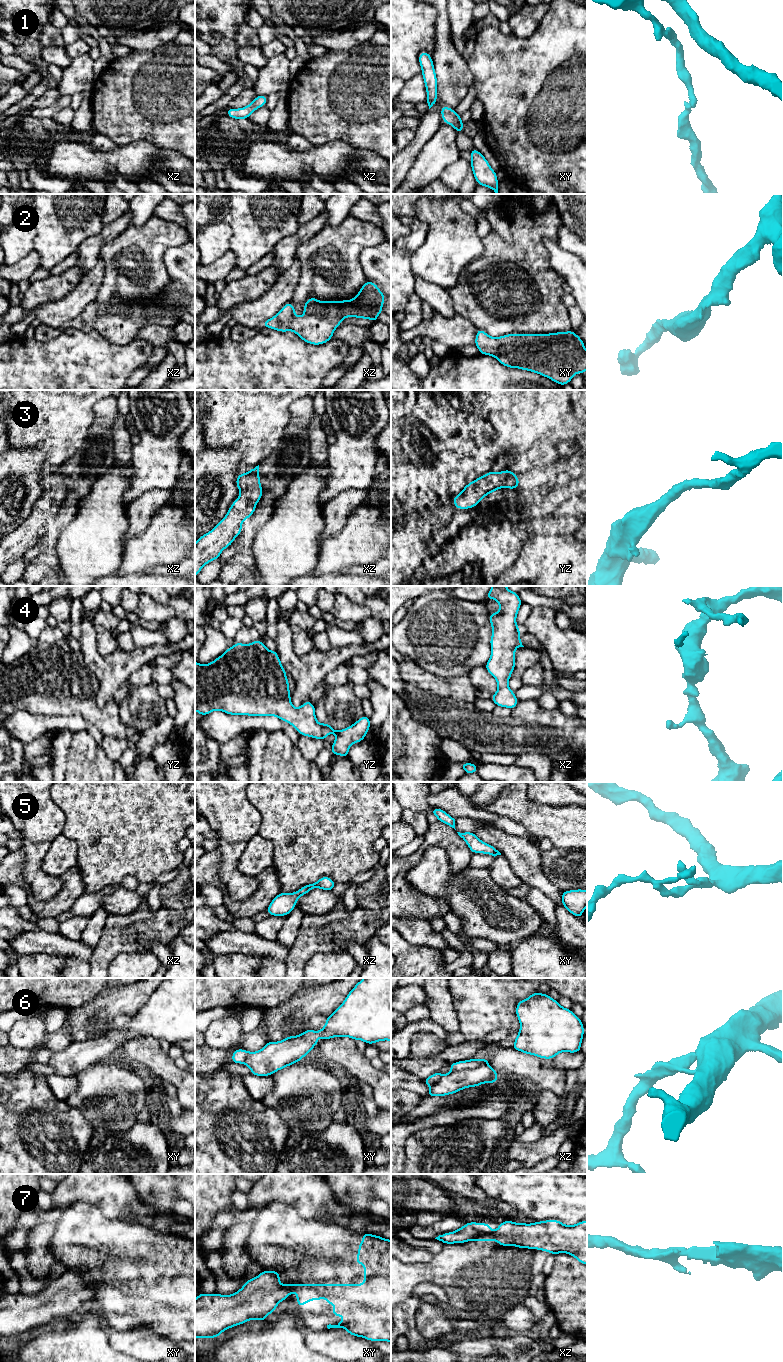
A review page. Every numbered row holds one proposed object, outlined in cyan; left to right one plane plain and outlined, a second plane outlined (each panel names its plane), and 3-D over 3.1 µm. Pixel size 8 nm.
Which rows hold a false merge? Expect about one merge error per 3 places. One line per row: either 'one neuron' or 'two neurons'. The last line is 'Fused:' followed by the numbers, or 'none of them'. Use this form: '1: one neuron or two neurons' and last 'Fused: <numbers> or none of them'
1: one neuron
2: one neuron
3: one neuron
4: one neuron
5: one neuron
6: one neuron
7: two neurons
Fused: 7

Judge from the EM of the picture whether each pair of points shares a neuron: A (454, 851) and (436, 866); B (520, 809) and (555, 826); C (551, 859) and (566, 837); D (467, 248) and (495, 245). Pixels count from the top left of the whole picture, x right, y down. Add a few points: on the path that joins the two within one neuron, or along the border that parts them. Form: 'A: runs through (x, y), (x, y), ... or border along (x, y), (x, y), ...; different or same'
A: border along (425, 850), (442, 847), (454, 871), (468, 866); different
B: runs through (529, 815), (538, 820), (546, 821); same
C: border along (554, 847), (576, 849); different
D: border along (481, 239), (483, 251), (468, 264); different

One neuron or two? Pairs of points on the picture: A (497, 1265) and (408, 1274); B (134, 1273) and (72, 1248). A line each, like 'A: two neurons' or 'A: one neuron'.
A: one neuron
B: one neuron

